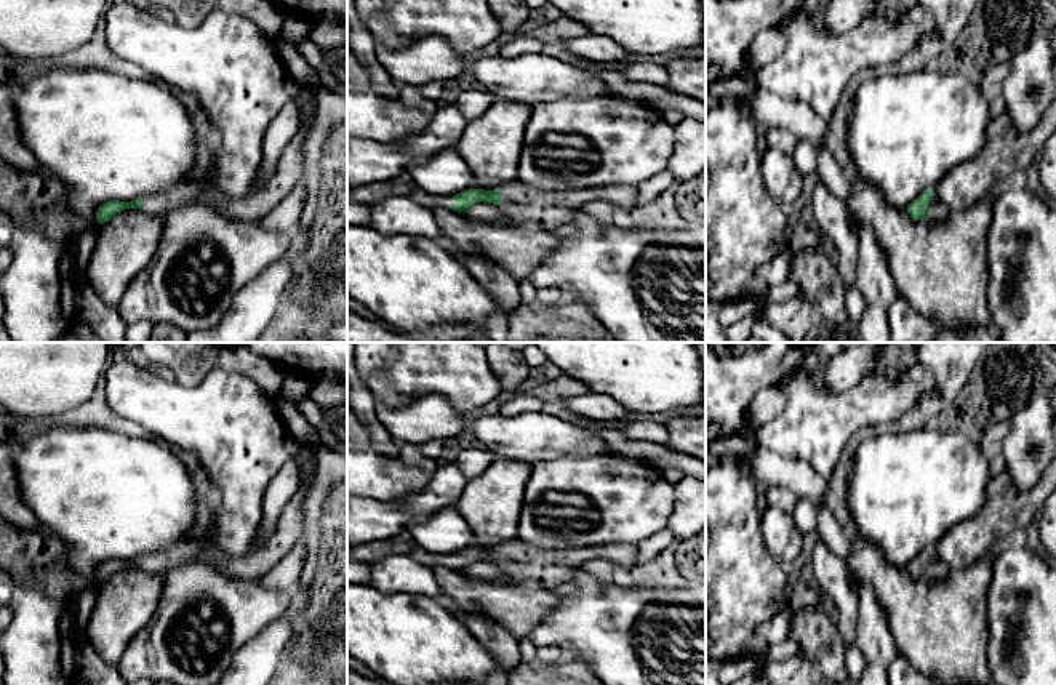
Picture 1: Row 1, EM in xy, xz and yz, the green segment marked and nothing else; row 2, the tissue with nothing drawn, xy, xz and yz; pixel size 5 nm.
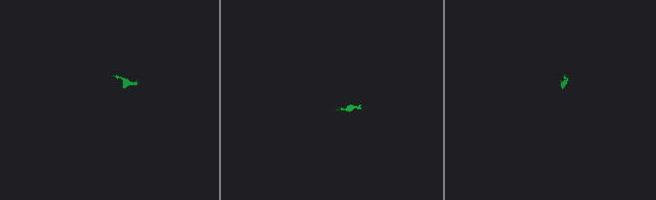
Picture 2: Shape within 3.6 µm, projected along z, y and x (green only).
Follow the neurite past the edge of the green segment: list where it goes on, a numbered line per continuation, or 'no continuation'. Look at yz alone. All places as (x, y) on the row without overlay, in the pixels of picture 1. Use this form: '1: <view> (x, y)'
no continuation

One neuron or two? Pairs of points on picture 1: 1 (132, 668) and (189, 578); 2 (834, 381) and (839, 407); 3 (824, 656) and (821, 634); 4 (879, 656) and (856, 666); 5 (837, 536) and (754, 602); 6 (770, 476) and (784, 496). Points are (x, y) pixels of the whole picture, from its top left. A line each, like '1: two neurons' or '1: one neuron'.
1: one neuron
2: two neurons
3: one neuron
4: two neurons
5: two neurons
6: two neurons

